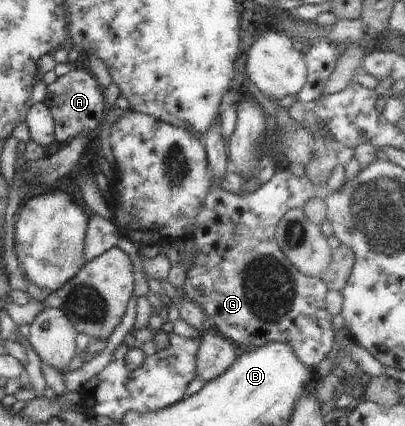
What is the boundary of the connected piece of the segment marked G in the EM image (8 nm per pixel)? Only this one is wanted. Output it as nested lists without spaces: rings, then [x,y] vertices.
[[[279,170],[269,182],[255,192],[235,196],[221,188],[211,188],[197,214],[196,230],[193,230],[195,262],[182,279],[180,293],[199,307],[211,320],[224,338],[233,342],[241,351],[249,346],[264,346],[267,342],[287,342],[295,356],[303,364],[316,369],[324,369],[327,357],[333,351],[335,332],[332,315],[325,310],[324,299],[327,286],[319,277],[303,276],[285,258],[277,245],[276,228],[283,216],[291,210],[302,209],[311,198],[321,198],[327,194],[326,182],[321,186],[313,184],[307,174],[297,177],[290,171]]]

